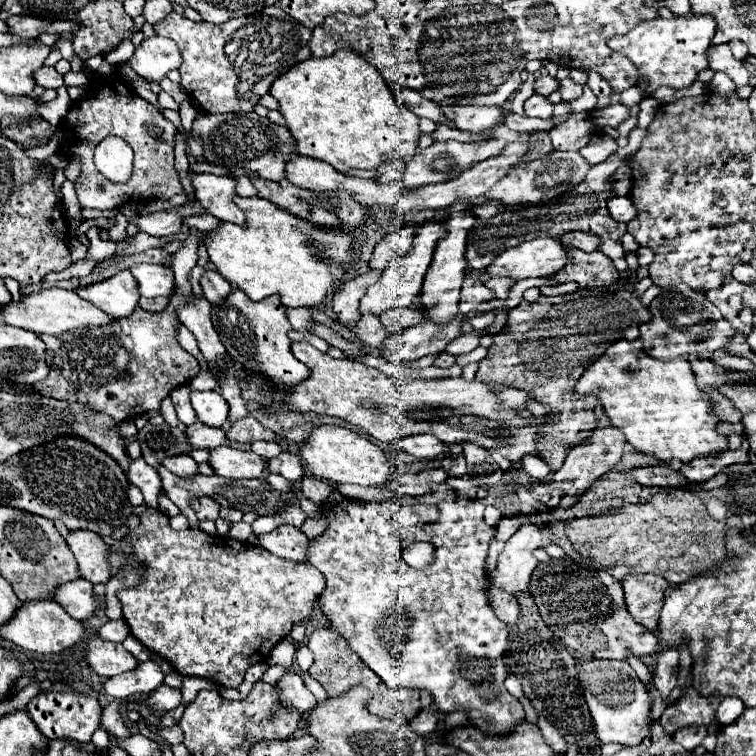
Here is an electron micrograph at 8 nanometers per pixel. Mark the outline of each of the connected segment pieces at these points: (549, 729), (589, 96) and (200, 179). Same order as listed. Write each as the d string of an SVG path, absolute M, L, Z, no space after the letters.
M536 712L536 724L538 724L538 728L542 730L546 742L548 742L558 754L564 754L564 752L566 752L566 742L564 742L564 738L560 736L560 732L548 722L548 718L546 718L544 714Z
M584 86L582 96L570 104L572 112L592 112L594 108L596 108L596 96L588 86Z
M196 174L192 180L196 190L196 200L206 206L208 214L224 220L246 226L246 212L234 204L236 180L230 176L216 174Z

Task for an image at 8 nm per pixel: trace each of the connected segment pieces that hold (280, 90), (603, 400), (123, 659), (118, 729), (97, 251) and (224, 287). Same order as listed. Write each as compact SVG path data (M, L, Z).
M354 48L338 50L338 52L334 52L332 56L326 56L326 58L308 58L304 62L300 62L298 66L294 66L294 70L288 70L286 74L282 74L282 78L278 78L278 82L274 82L274 86L270 88L270 94L280 102L280 112L286 118L286 126L292 130L292 134L296 138L298 154L328 162L338 172L346 172L350 168L378 168L380 164L390 162L390 160L410 160L418 152L418 138L422 134L420 128L418 128L418 120L420 118L414 112L410 112L404 106L400 106L400 100L394 96L392 88L384 82L384 78L378 74L378 70L370 62L366 62L362 58L362 54L358 50L354 50Z
M618 340L602 358L590 364L580 380L576 392L594 394L610 424L626 436L626 440L642 454L656 460L680 460L682 464L694 458L722 452L728 448L728 438L716 432L720 418L714 412L712 398L702 392L690 368L690 362L676 358L660 362L642 352L642 342Z
M90 638L88 640L88 654L86 662L92 666L92 670L102 676L102 678L112 678L122 672L134 670L138 666L138 660L126 652L120 644L106 642L100 638Z
M116 704L104 708L104 714L102 714L102 728L104 728L108 734L114 734L114 736L120 738L120 740L126 740L126 738L132 736L130 728L126 726L124 718L120 716Z
M91 225L87 232L90 238L90 245L87 250L86 258L94 260L103 260L111 257L116 251L116 243L108 240L103 241L99 238L99 228L96 225Z
M208 270L202 280L202 290L204 290L204 298L210 302L210 304L220 304L222 300L226 300L226 296L230 294L232 286L230 282L226 282L216 270Z

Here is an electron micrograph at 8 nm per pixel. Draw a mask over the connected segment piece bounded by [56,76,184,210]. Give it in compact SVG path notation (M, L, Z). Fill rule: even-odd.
M94 76L90 88L92 98L88 96L80 102L74 102L64 118L64 124L56 128L66 138L60 152L68 158L82 158L82 174L76 178L76 194L80 206L92 210L114 210L132 200L142 202L152 196L170 200L176 194L184 194L180 176L174 168L174 140L178 132L176 126L166 120L154 104L132 94L132 90L118 76ZM110 134L124 138L134 150L134 172L128 184L108 182L92 162L94 148Z

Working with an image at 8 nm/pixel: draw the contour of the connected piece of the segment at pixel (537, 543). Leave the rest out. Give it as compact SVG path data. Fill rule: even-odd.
M520 526L500 552L496 570L490 572L492 586L498 586L510 594L524 592L530 584L534 568L538 566L534 550L542 548L542 544L544 544L542 526Z

